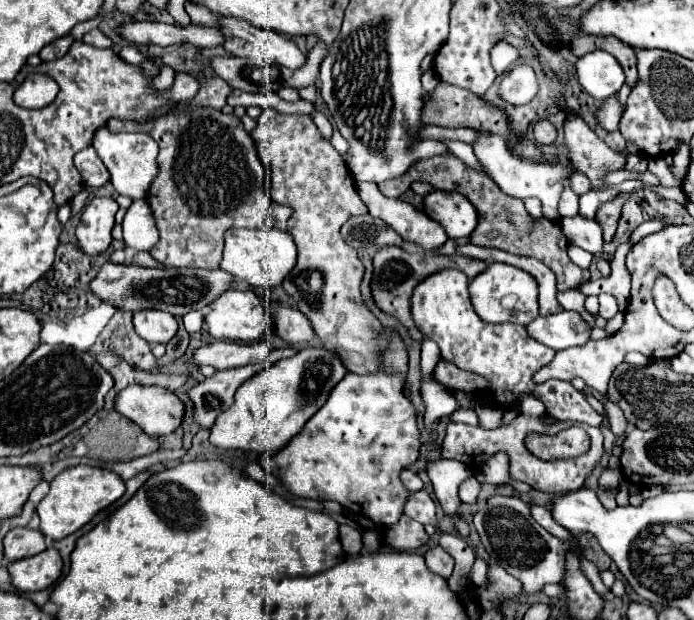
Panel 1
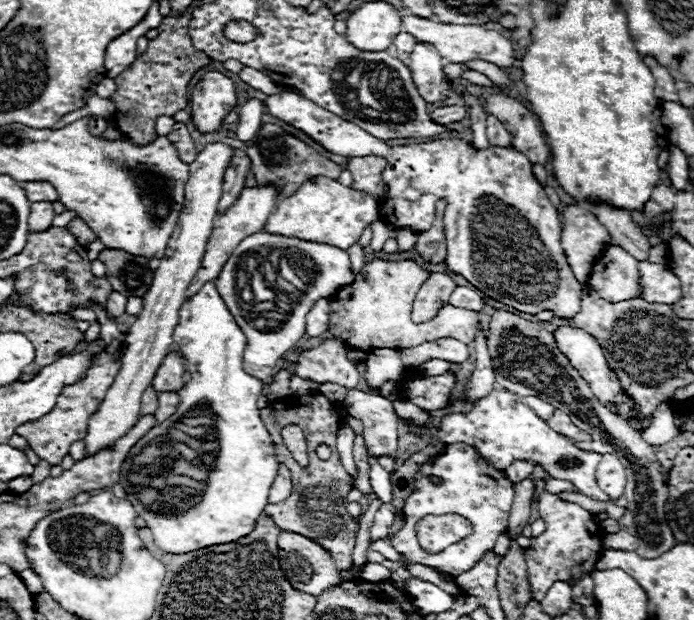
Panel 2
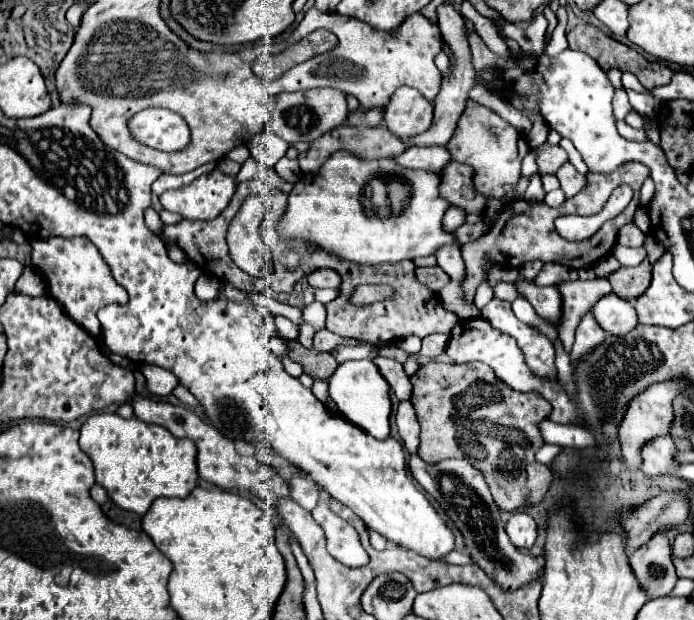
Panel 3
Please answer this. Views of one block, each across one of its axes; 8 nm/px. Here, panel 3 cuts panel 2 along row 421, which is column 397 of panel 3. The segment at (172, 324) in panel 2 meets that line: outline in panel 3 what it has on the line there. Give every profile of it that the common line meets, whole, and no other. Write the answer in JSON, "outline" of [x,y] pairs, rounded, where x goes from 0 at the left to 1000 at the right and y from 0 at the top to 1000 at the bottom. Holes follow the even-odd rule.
{"outline":[[[588,139],[573,142],[562,168],[553,174],[553,203],[573,223],[591,223],[608,216],[622,200],[625,171],[614,158]]]}

